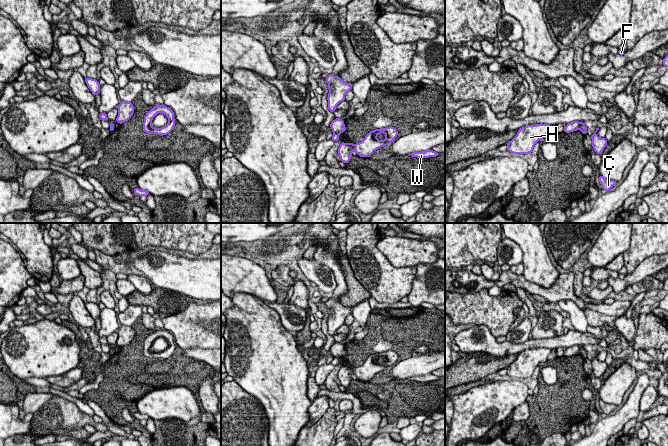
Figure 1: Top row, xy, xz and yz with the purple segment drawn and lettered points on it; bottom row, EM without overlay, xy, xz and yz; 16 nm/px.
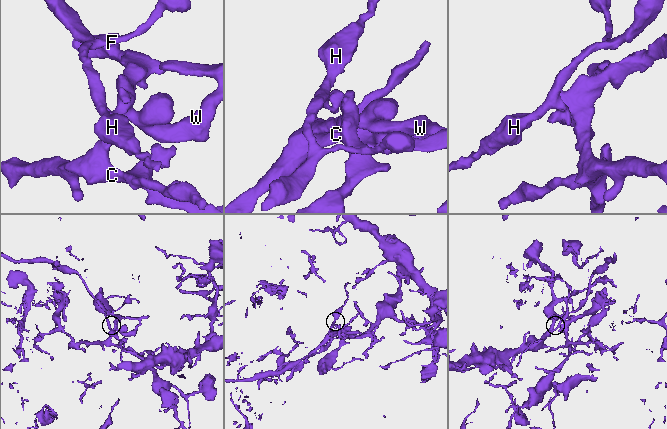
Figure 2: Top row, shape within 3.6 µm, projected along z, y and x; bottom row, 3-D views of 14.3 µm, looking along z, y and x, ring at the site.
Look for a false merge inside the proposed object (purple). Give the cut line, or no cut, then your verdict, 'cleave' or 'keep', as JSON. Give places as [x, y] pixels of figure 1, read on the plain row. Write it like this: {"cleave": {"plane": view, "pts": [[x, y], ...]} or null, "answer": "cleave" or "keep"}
{"cleave": {"plane": "yz", "pts": [[579, 347], [580, 352]]}, "answer": "cleave"}

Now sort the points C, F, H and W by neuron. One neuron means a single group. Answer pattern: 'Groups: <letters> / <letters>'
Groups: C W / F H

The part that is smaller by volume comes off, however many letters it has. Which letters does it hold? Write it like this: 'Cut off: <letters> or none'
Cut off: F, H

